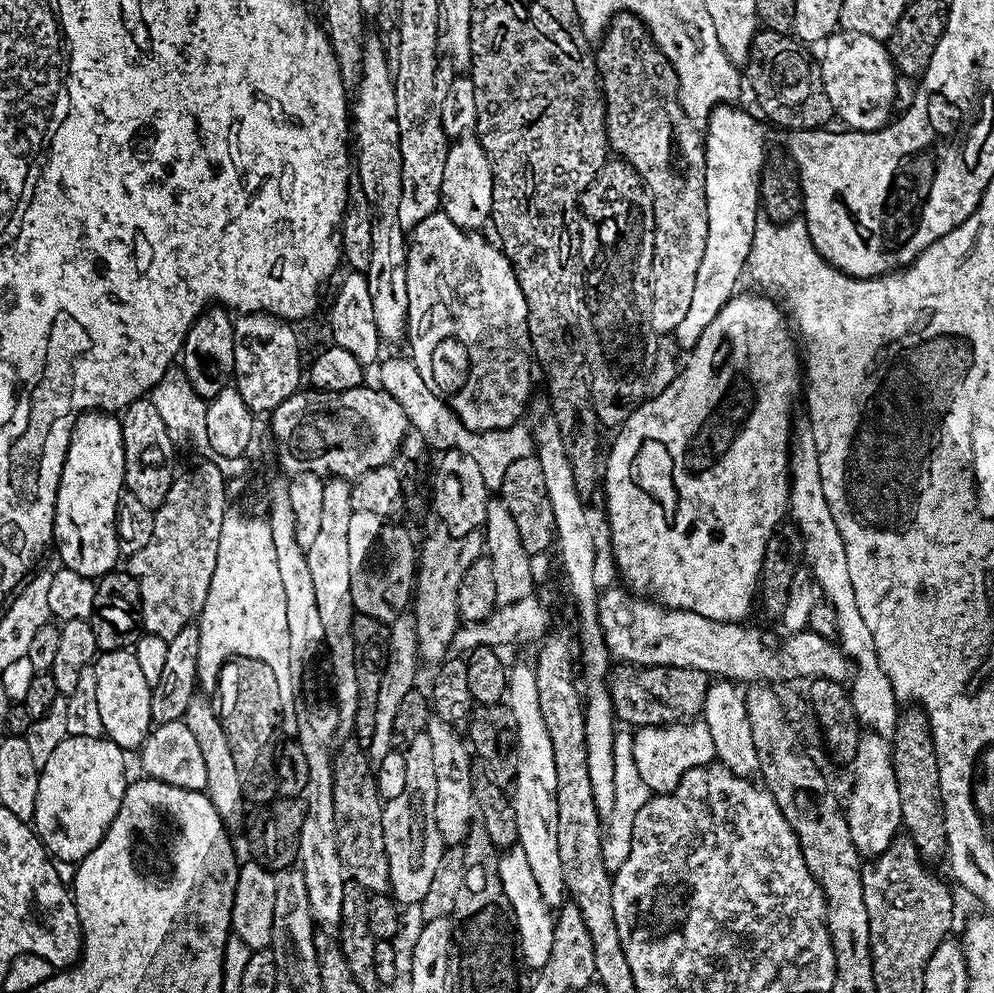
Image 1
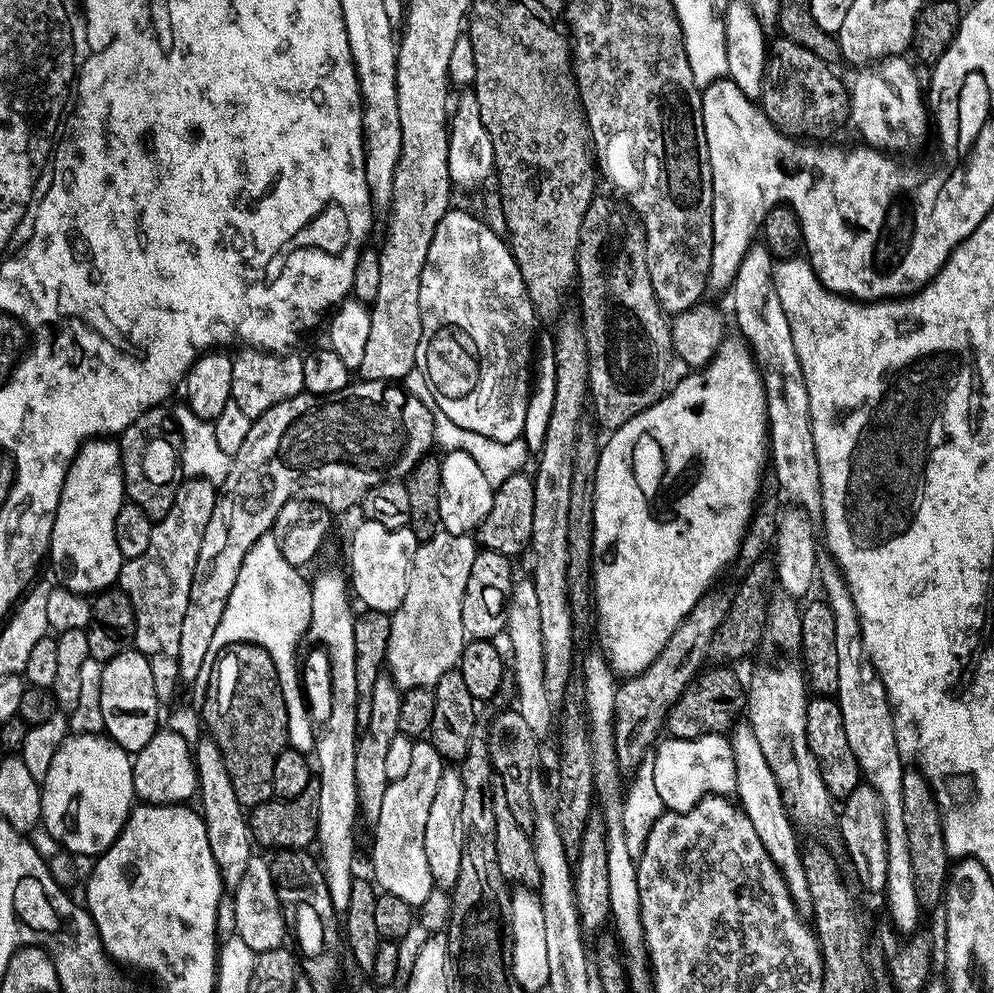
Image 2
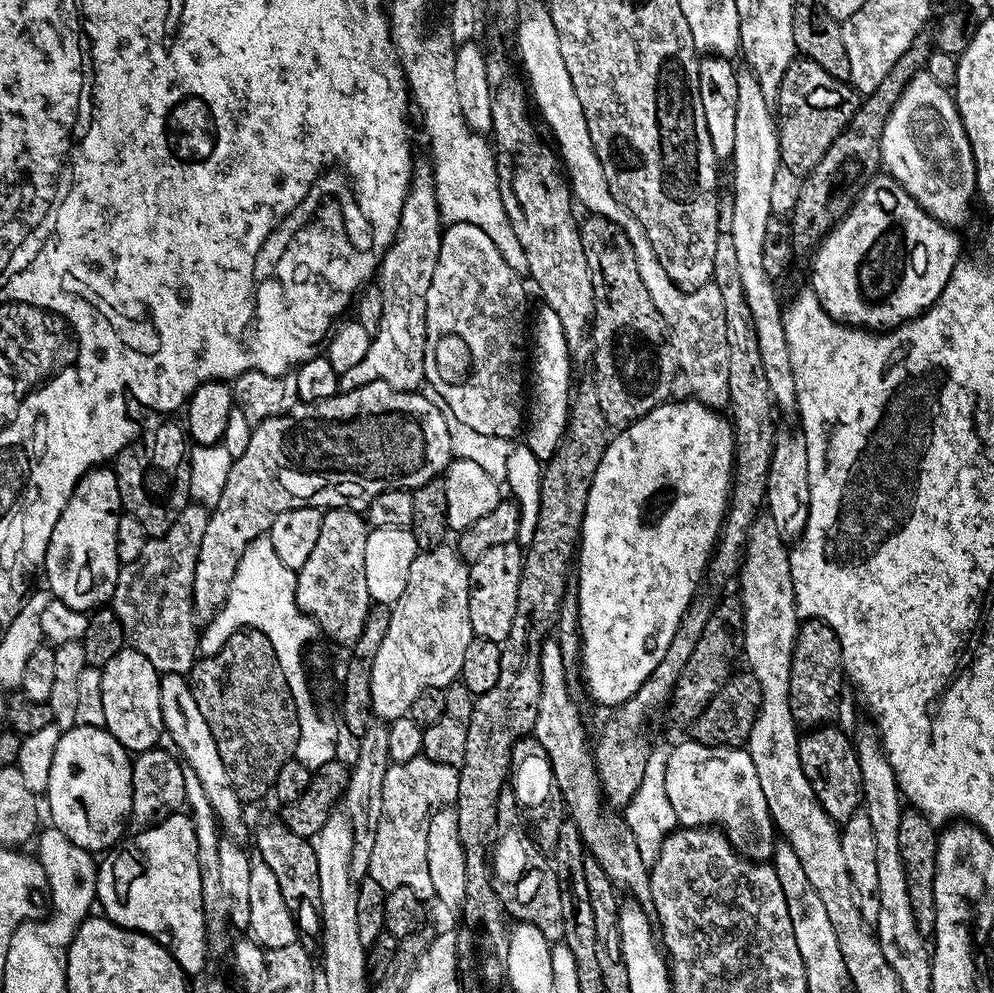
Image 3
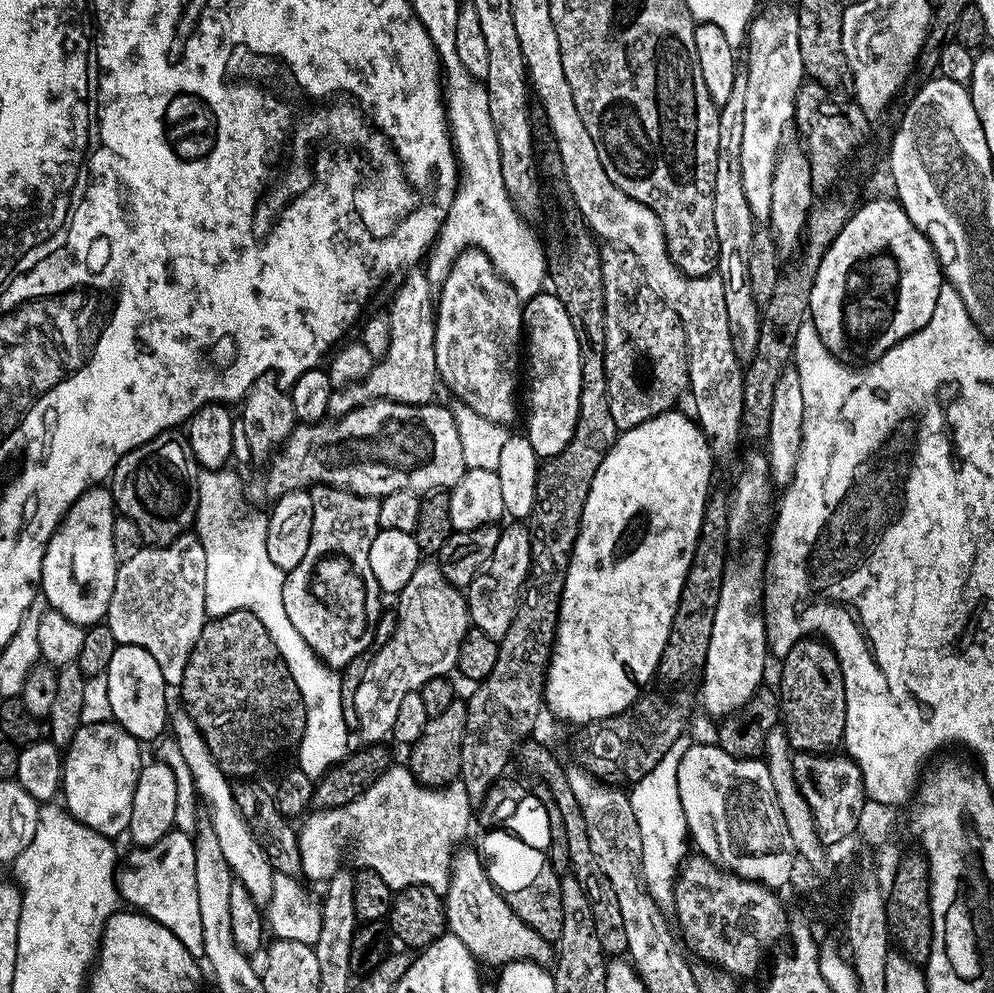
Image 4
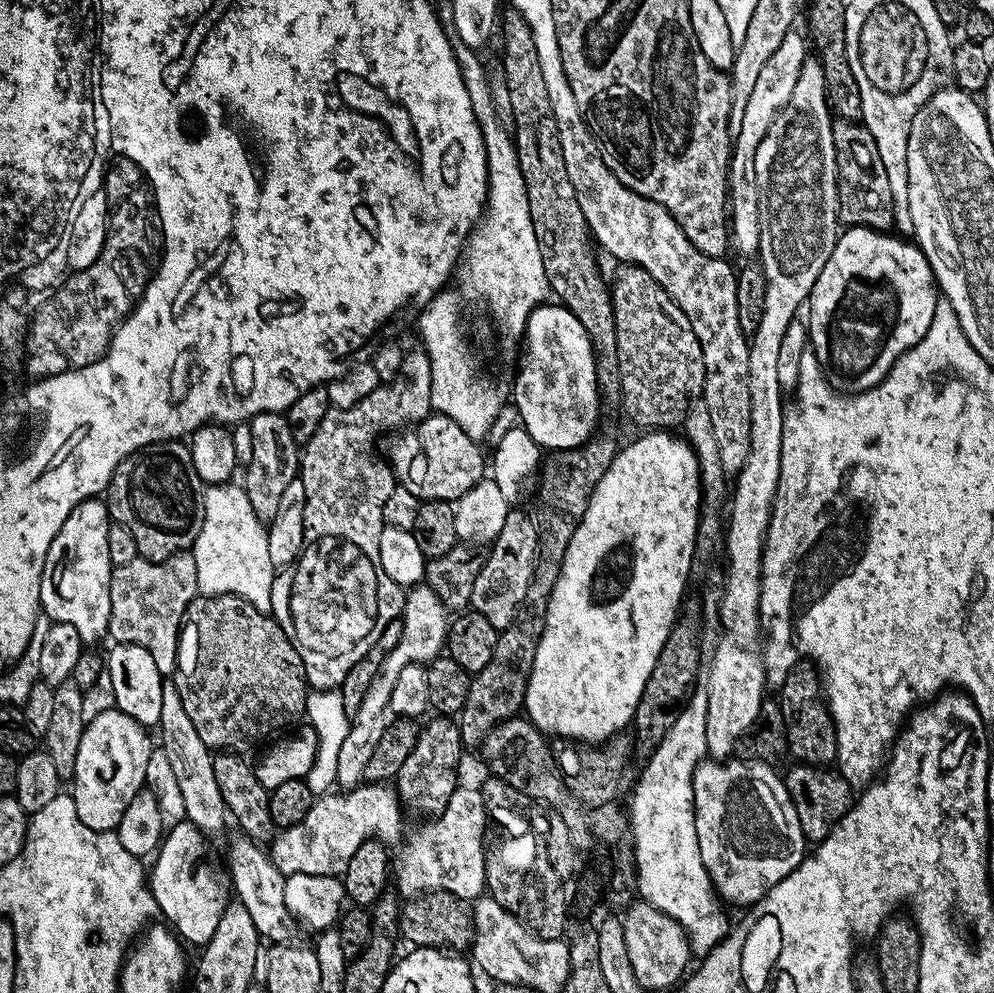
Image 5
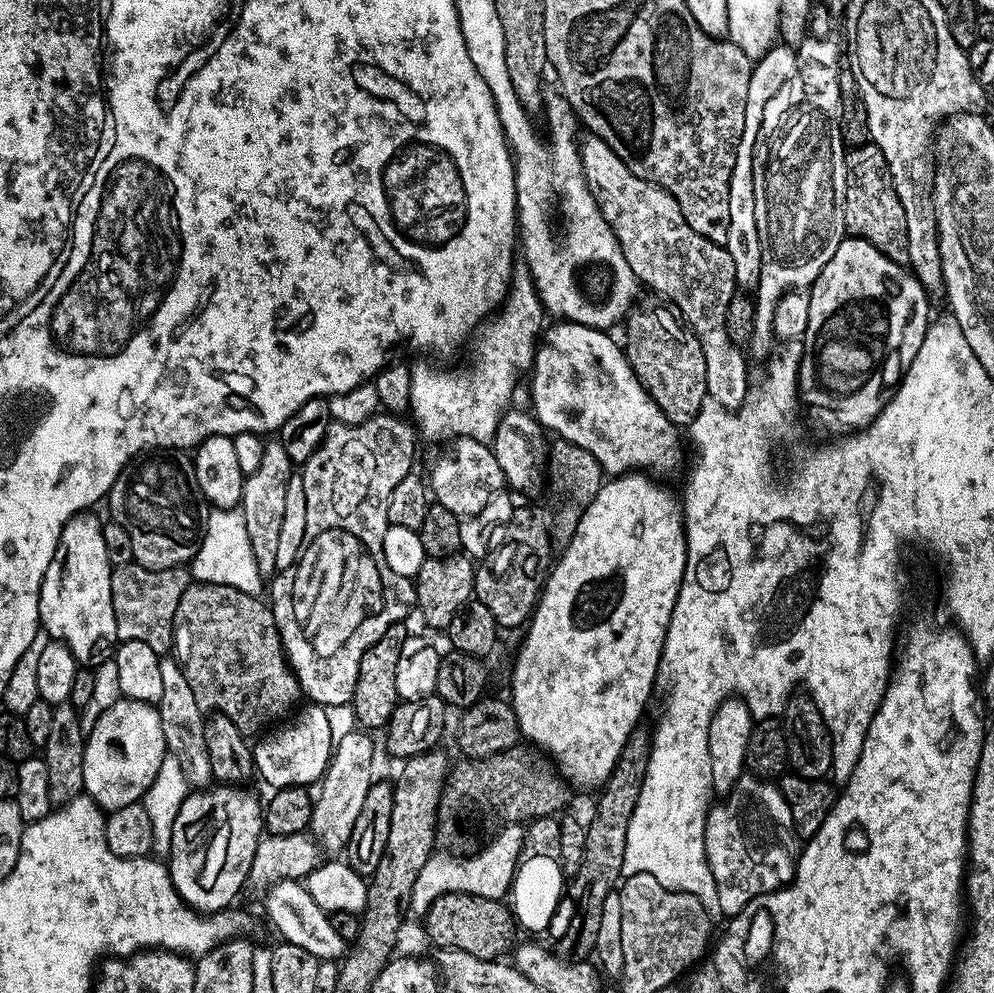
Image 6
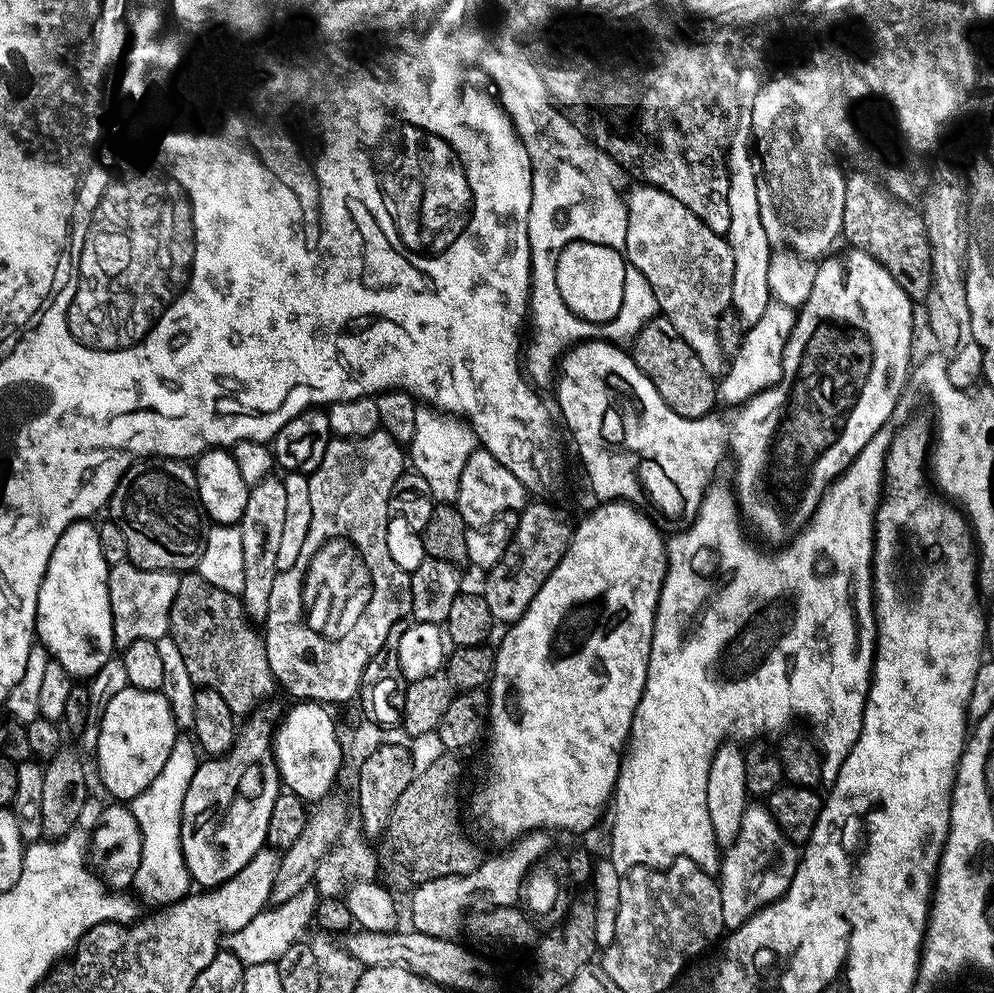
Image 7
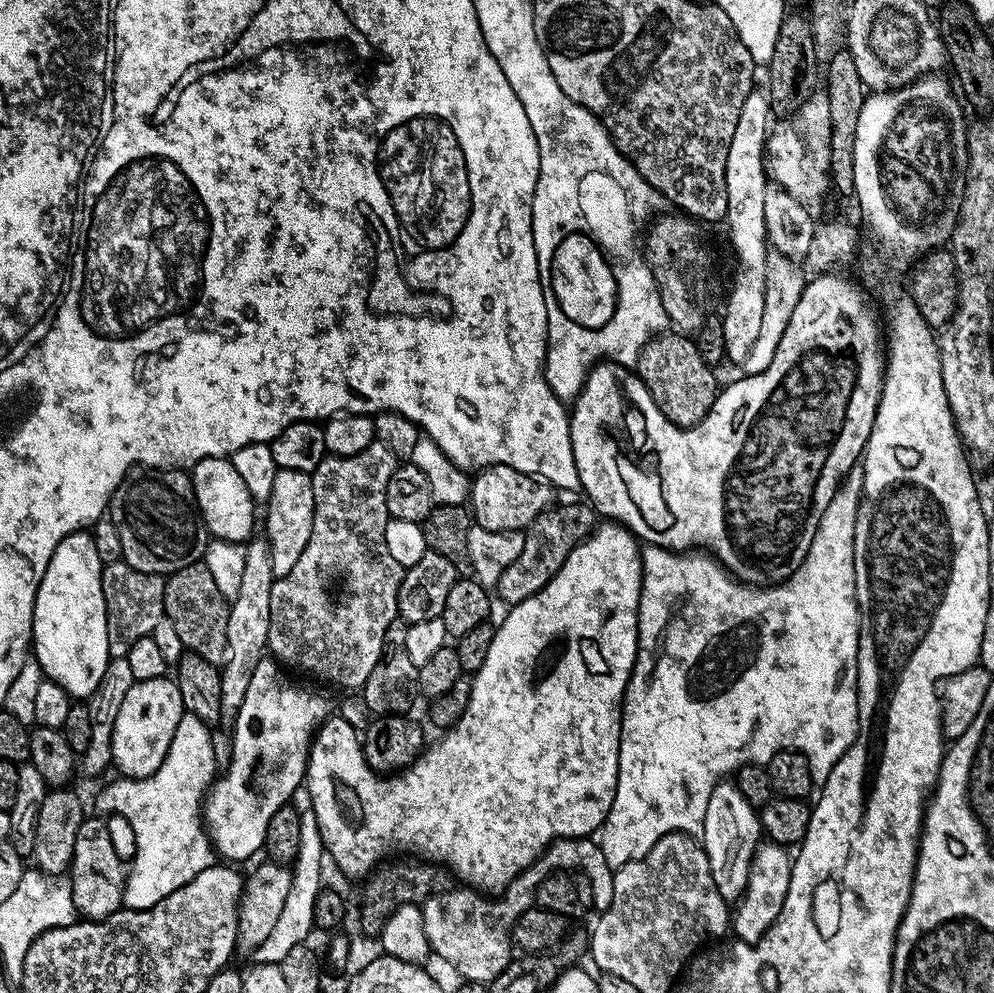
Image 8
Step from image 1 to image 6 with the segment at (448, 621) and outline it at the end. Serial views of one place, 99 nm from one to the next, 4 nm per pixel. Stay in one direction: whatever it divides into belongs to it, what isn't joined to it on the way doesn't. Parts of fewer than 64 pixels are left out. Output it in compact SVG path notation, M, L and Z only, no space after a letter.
M357 730L335 741L332 760L319 781L320 793L317 791L314 796L310 835L325 853L340 854L347 849L354 822L358 822L358 813L362 811L366 790L370 790L374 782L372 759L376 756L376 748L368 736L371 735L367 731Z

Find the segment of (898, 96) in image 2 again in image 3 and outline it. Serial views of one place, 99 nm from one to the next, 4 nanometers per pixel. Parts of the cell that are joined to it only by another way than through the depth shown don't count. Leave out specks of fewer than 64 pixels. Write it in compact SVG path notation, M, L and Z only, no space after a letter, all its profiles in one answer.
M923 70L910 78L905 92L886 120L881 140L882 164L887 175L897 180L906 190L906 194L917 200L921 208L924 208L935 220L947 224L953 230L960 230L960 227L971 218L972 199L975 201L978 196L976 160L972 156L972 144L968 140L964 123L956 109L953 93L949 89L947 92L929 72Z

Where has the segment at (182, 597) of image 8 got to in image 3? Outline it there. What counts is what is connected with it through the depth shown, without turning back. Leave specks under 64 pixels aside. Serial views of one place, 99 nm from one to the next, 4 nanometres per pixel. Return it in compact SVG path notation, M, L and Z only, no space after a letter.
M257 628L240 629L214 655L197 659L190 683L238 798L249 802L269 795L276 787L278 770L295 757L300 737L296 703L270 638Z

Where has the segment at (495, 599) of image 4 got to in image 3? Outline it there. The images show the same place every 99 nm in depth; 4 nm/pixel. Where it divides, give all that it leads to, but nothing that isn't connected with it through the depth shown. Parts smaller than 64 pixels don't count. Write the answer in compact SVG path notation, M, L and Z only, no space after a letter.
M513 542L490 546L482 558L471 561L468 569L468 601L473 633L501 645L510 634L518 606L518 582L524 565L525 549Z

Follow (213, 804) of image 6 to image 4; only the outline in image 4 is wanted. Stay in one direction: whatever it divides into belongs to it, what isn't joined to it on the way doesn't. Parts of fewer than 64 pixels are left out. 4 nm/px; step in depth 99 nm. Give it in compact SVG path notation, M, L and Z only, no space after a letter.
M168 832L166 838L154 842L154 846L145 848L133 847L128 857L123 857L122 867L116 878L116 889L120 892L121 901L133 909L139 910L154 922L166 926L186 950L197 958L203 957L206 947L206 925L201 921L198 910L198 893L195 885L195 846L193 837L187 832Z

